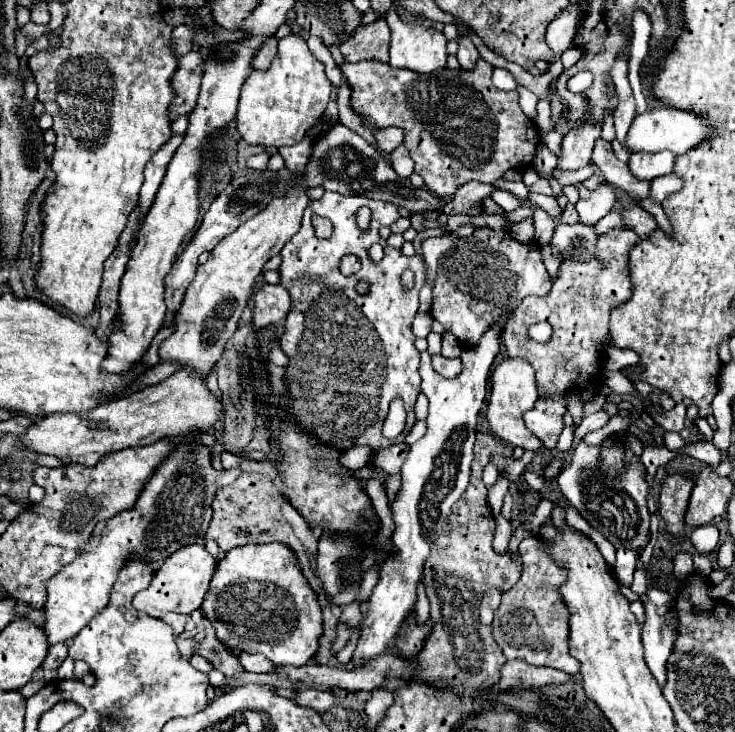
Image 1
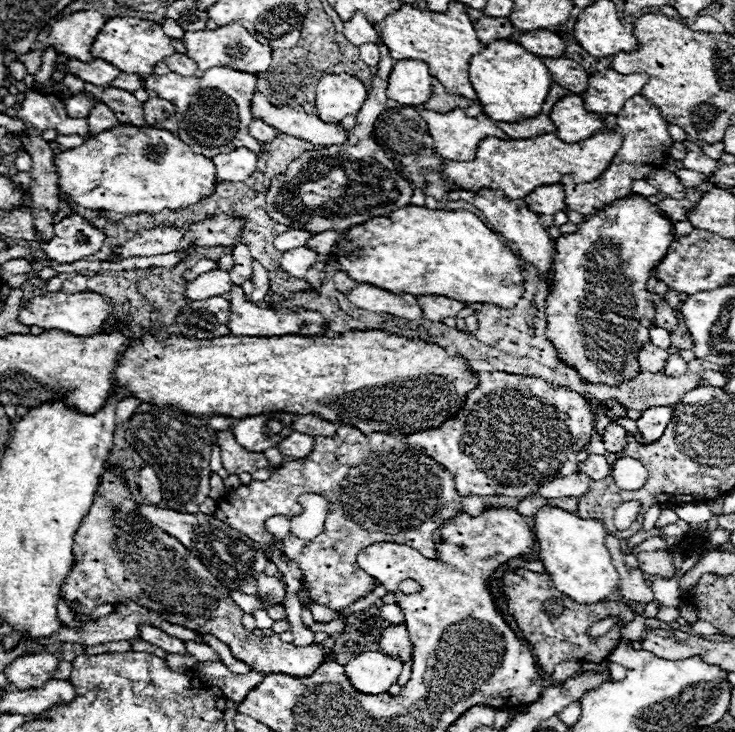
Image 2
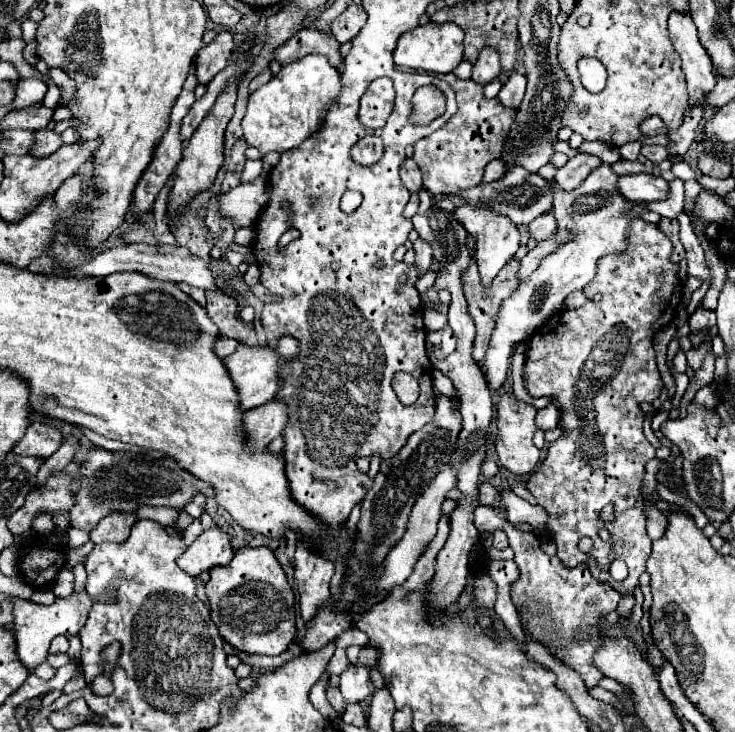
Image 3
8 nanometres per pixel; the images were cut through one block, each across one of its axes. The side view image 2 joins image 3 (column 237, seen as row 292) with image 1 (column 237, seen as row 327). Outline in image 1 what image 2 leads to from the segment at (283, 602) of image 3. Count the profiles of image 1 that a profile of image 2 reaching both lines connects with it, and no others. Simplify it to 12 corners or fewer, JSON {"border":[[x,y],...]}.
{"border":[[280,542],[232,548],[202,612],[228,650],[304,666],[322,612]]}

